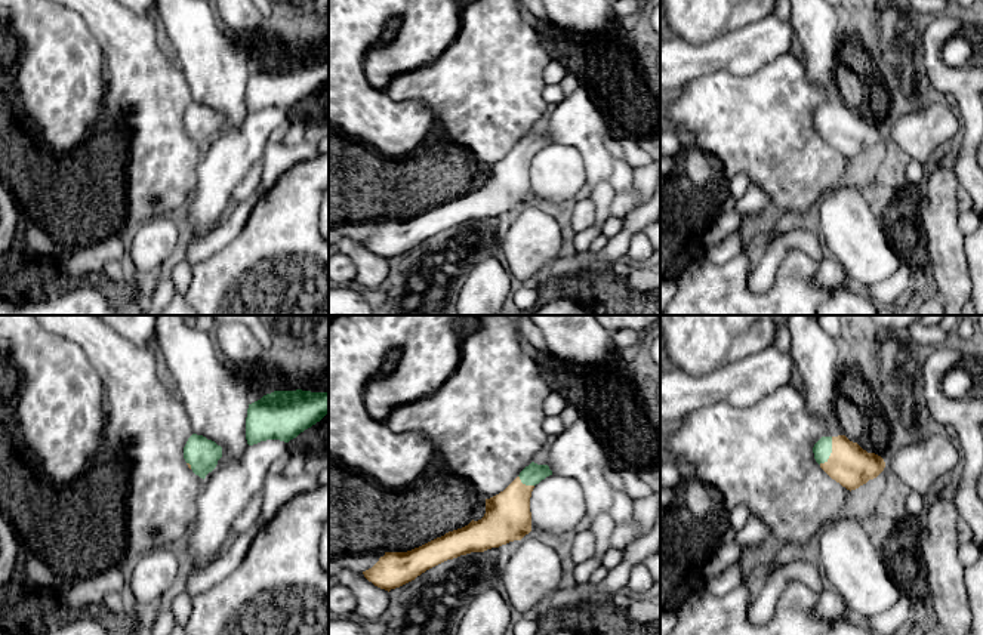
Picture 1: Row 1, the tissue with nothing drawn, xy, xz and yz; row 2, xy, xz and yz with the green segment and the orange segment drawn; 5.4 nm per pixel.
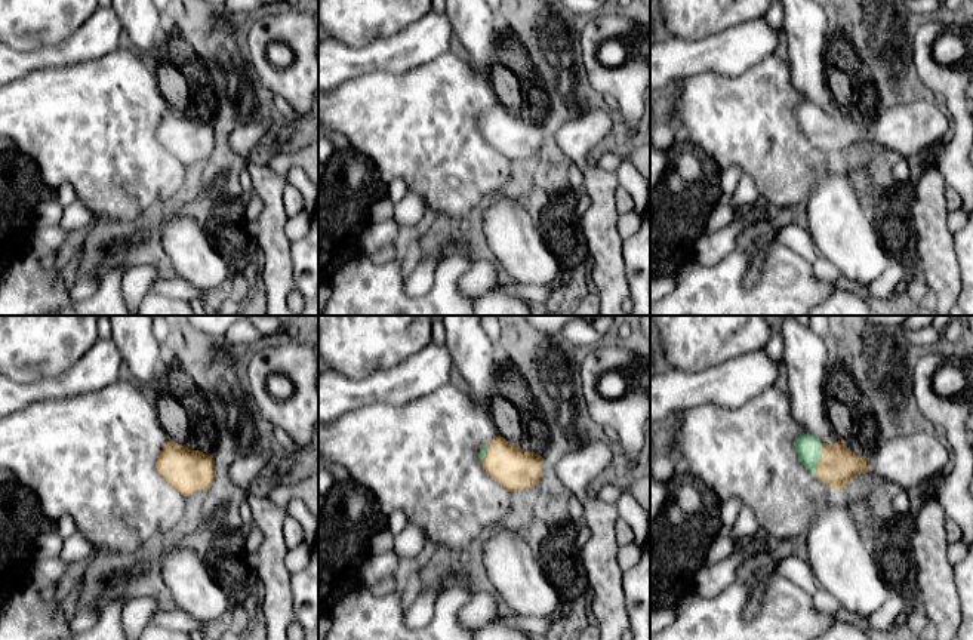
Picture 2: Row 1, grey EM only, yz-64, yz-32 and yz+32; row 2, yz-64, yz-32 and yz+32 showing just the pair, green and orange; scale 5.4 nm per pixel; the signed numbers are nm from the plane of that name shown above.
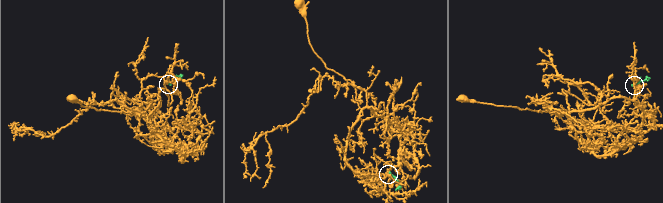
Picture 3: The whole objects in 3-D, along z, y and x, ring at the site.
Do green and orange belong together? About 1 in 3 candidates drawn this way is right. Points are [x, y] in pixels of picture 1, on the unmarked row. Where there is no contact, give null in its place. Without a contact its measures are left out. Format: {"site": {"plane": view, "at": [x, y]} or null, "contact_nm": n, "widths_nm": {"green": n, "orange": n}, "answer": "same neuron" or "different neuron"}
{"site": {"plane": "yz", "at": [831, 120]}, "contact_nm": 170, "widths_nm": {"green": 100, "orange": 220}, "answer": "same neuron"}

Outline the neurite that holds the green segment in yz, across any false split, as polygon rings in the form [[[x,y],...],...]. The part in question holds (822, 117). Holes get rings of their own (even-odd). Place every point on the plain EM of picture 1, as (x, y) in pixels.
[[[845,104],[822,105],[813,121],[820,136],[850,160],[876,147],[885,136],[881,124],[868,121]]]

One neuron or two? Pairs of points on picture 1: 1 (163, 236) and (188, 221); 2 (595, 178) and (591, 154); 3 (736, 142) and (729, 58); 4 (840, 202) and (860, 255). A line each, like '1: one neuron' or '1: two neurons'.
1: two neurons
2: one neuron
3: two neurons
4: one neuron

